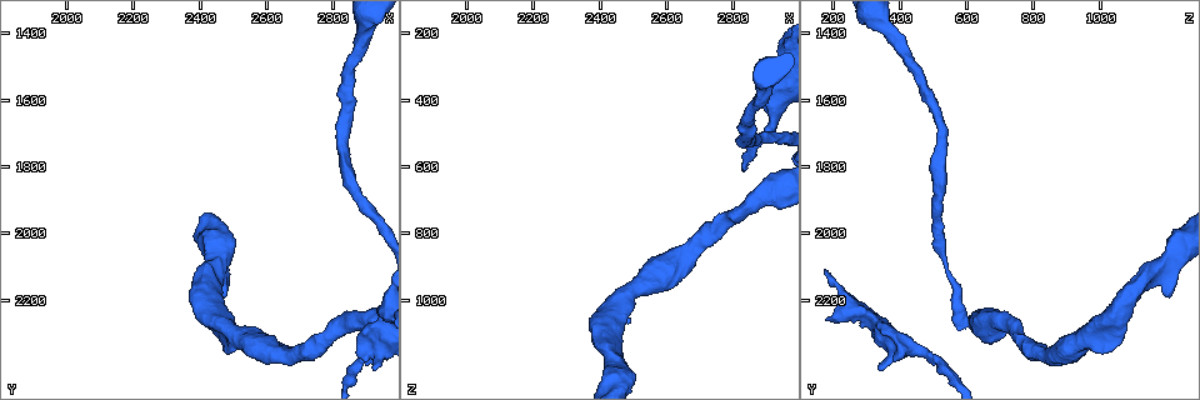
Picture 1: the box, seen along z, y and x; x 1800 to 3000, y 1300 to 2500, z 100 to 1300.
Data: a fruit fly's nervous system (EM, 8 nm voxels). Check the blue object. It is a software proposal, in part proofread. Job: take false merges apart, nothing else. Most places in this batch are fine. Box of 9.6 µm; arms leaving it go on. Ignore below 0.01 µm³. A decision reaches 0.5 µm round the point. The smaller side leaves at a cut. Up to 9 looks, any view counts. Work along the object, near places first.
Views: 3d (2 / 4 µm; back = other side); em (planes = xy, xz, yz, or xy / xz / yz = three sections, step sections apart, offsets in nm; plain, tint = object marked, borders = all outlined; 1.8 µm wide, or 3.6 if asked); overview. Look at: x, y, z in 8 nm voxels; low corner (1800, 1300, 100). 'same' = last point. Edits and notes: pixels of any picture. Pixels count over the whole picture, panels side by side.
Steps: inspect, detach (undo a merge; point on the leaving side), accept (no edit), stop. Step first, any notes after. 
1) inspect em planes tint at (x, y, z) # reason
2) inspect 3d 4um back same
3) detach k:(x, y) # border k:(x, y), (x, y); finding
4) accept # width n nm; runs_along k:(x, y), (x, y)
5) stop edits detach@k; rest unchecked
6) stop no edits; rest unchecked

inspect 3d 4um at (2470, 2280, 1010)

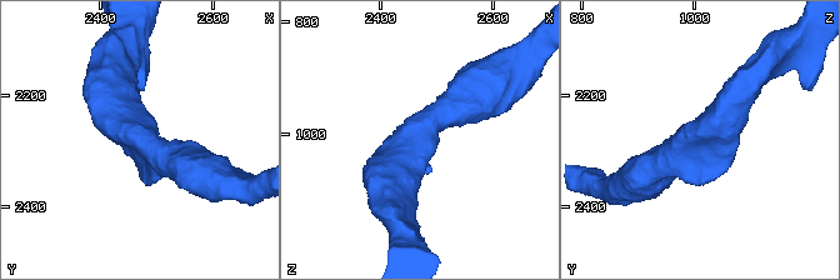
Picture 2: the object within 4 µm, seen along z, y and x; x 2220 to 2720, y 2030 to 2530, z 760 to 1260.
inspect em yz step 4 tint at (2465, 2265, 1015)

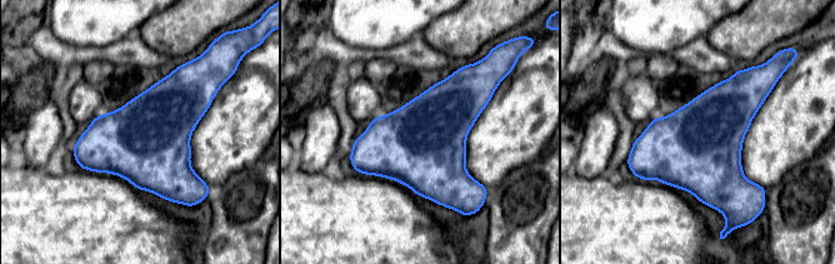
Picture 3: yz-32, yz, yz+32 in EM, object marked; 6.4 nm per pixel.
inspect em planes tint same

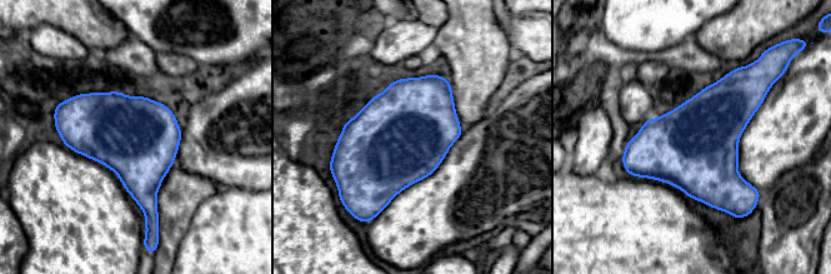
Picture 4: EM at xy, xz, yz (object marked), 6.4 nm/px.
accept # width 550 nm; continuous, no second neuron

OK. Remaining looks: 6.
inspect em 3.6um planes tint at (2450, 2100, 1190) # arms part here

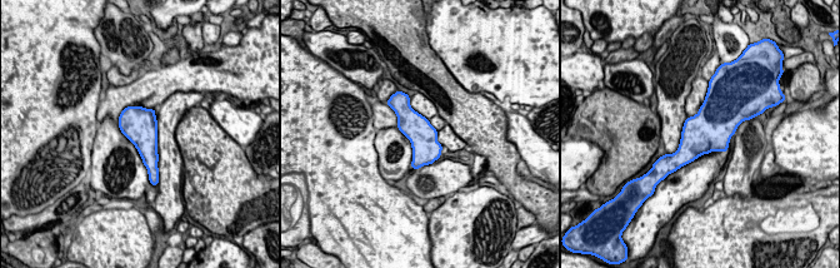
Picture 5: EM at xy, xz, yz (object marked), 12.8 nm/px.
accept # all the same neuron

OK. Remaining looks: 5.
inspect em 3.6um planes plain at (2870, 2270, 690) # sudden change in width

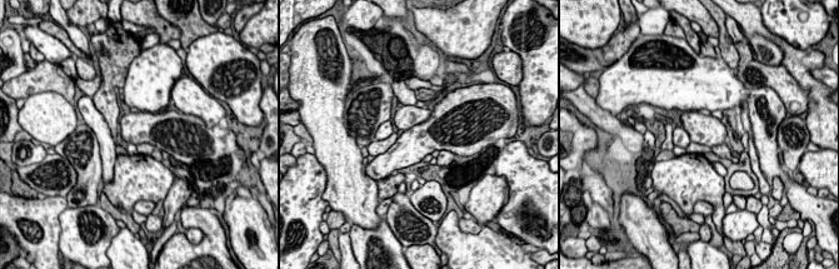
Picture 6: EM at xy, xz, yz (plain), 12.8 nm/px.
inspect em 3.6um planes tint same # with the object marked

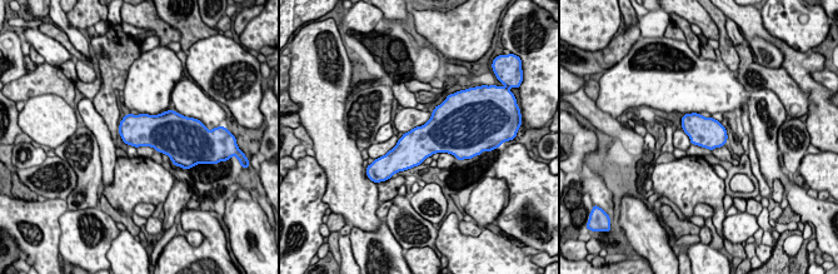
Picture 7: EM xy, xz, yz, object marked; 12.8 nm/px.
accept # width 400 nm; one neuron here

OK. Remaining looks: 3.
inspect em 3.6um planes tint at (2940, 2340, 390) # thick turns thin

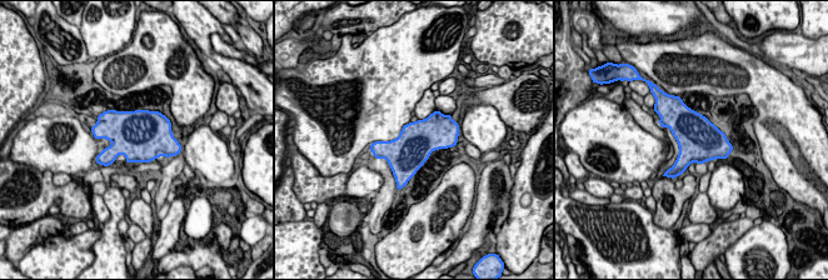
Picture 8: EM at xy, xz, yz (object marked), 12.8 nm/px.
accept # one neuron here

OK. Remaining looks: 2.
stop no edits; rest unchecked

